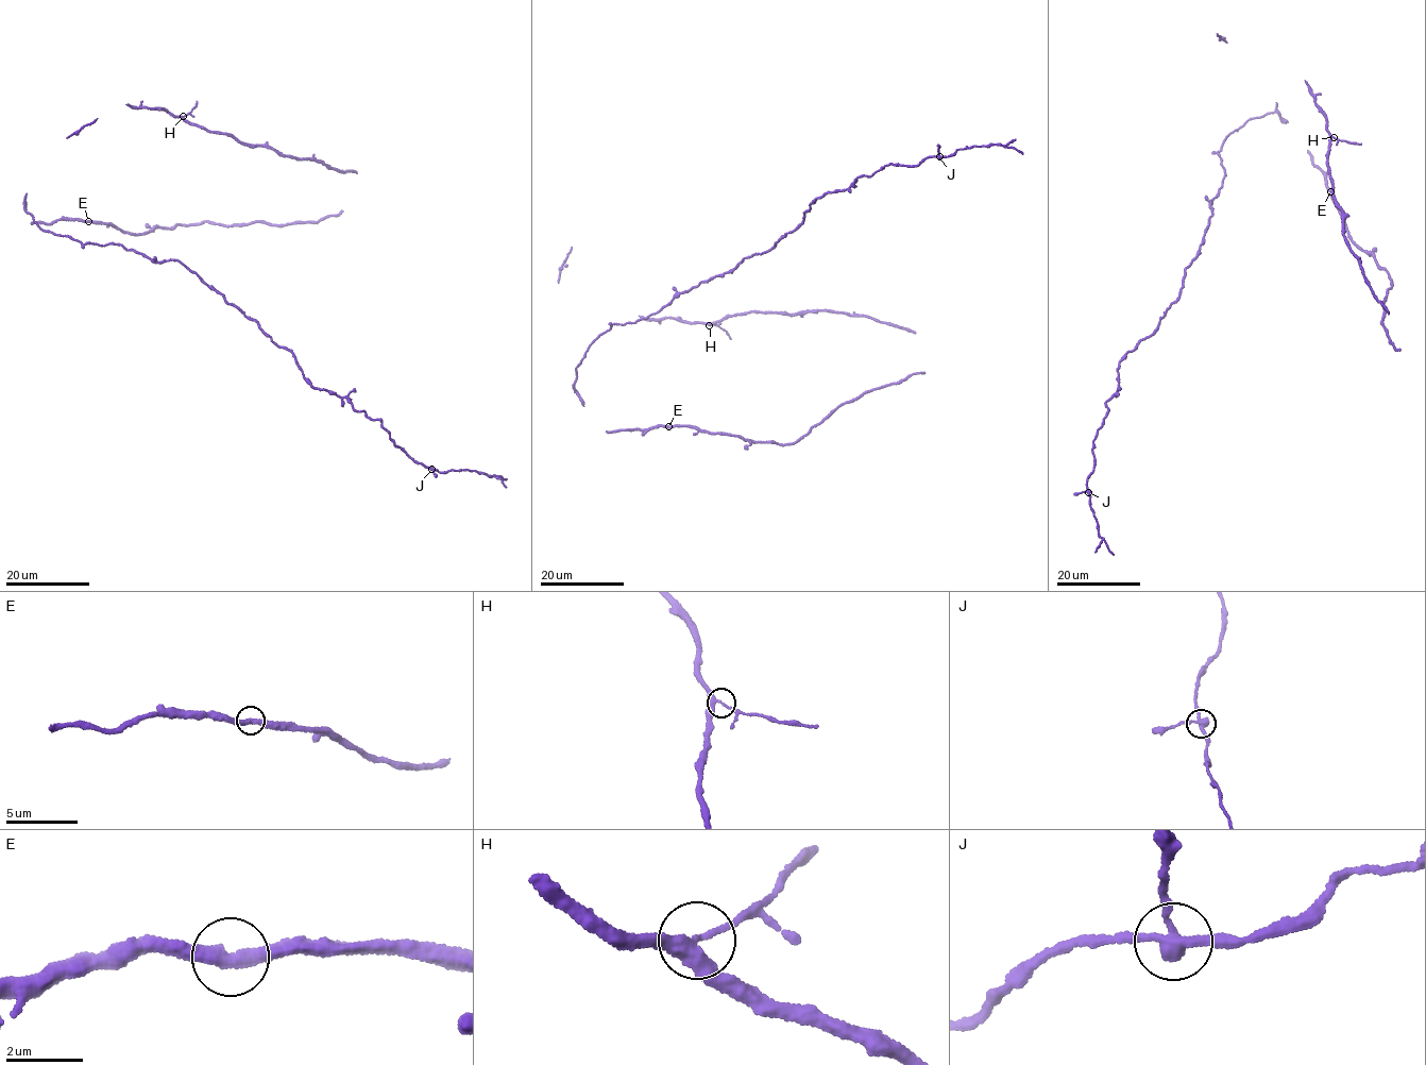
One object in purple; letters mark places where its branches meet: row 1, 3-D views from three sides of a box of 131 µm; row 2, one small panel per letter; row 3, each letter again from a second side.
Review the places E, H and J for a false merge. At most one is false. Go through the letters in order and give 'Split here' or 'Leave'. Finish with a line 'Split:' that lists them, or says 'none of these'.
E: Leave
H: Leave
J: Split here
Split: J

